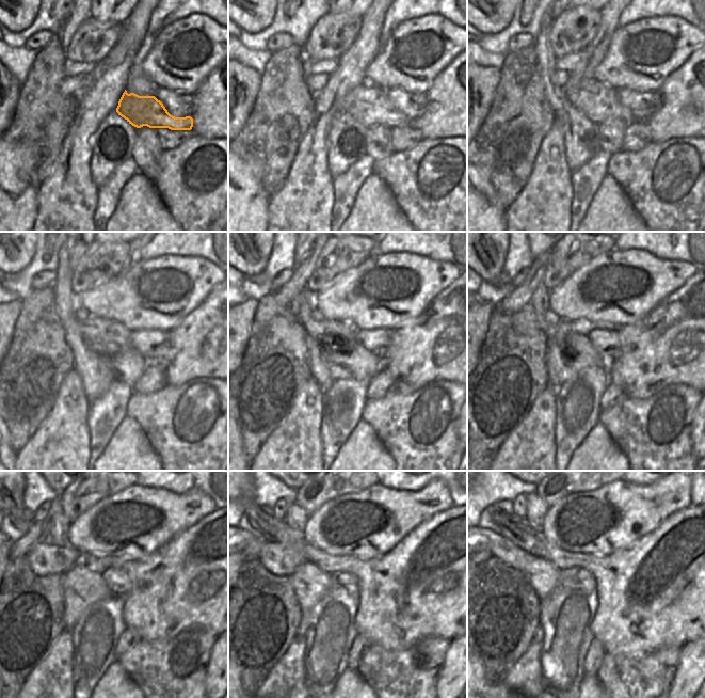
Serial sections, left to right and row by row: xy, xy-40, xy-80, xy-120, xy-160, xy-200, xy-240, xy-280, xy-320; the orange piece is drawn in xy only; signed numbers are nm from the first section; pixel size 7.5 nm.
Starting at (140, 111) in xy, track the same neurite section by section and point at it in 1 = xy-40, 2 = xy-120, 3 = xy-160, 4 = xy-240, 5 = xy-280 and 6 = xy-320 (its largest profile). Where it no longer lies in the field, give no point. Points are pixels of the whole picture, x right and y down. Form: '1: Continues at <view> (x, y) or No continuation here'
1: Continues at xy-40 (371, 106)
2: Continues at xy-120 (107, 337)
3: Continues at xy-160 (318, 329)
4: Continues at xy-240 (45, 559)
5: Continues at xy-280 (278, 559)
6: Continues at xy-320 (502, 549).

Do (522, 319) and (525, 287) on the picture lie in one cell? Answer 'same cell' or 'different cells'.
different cells

